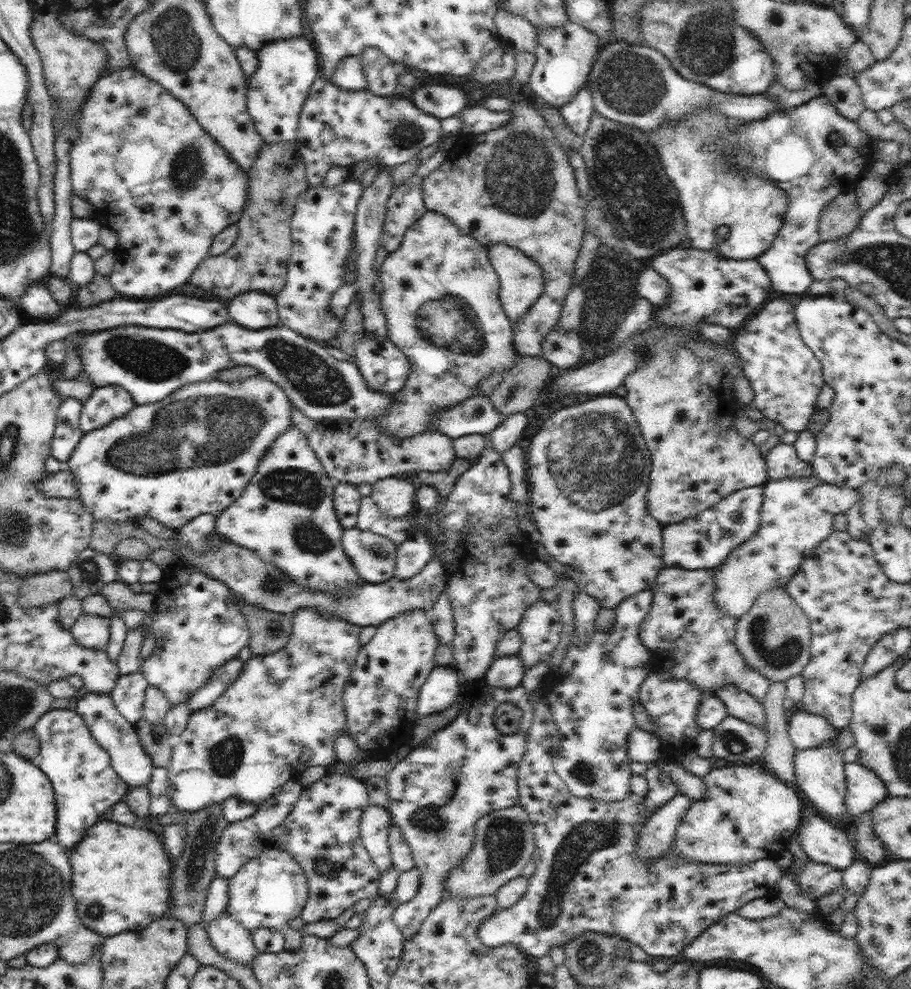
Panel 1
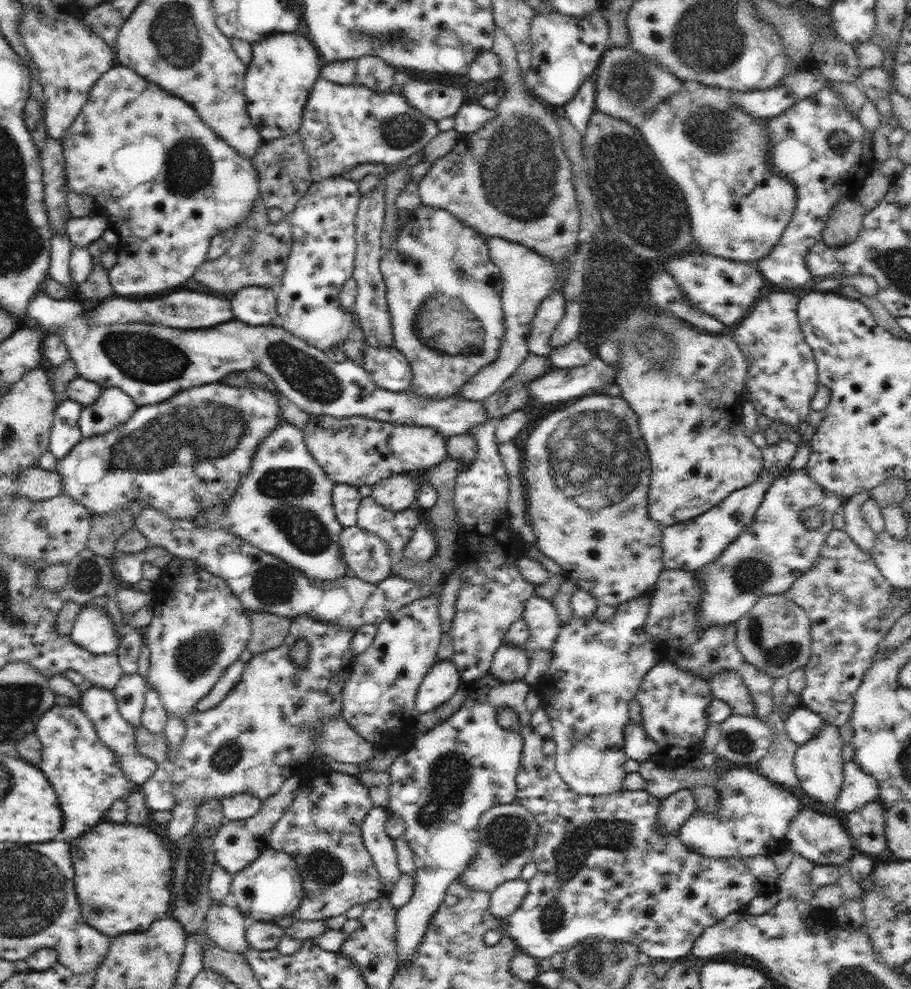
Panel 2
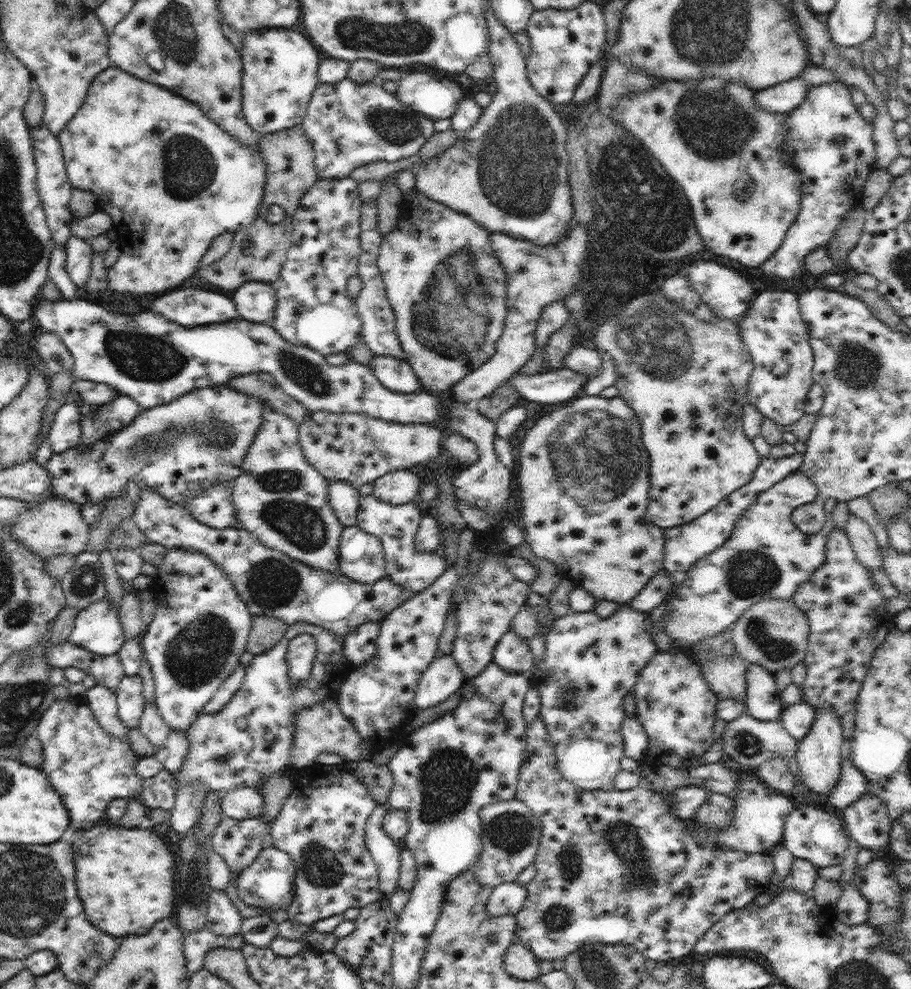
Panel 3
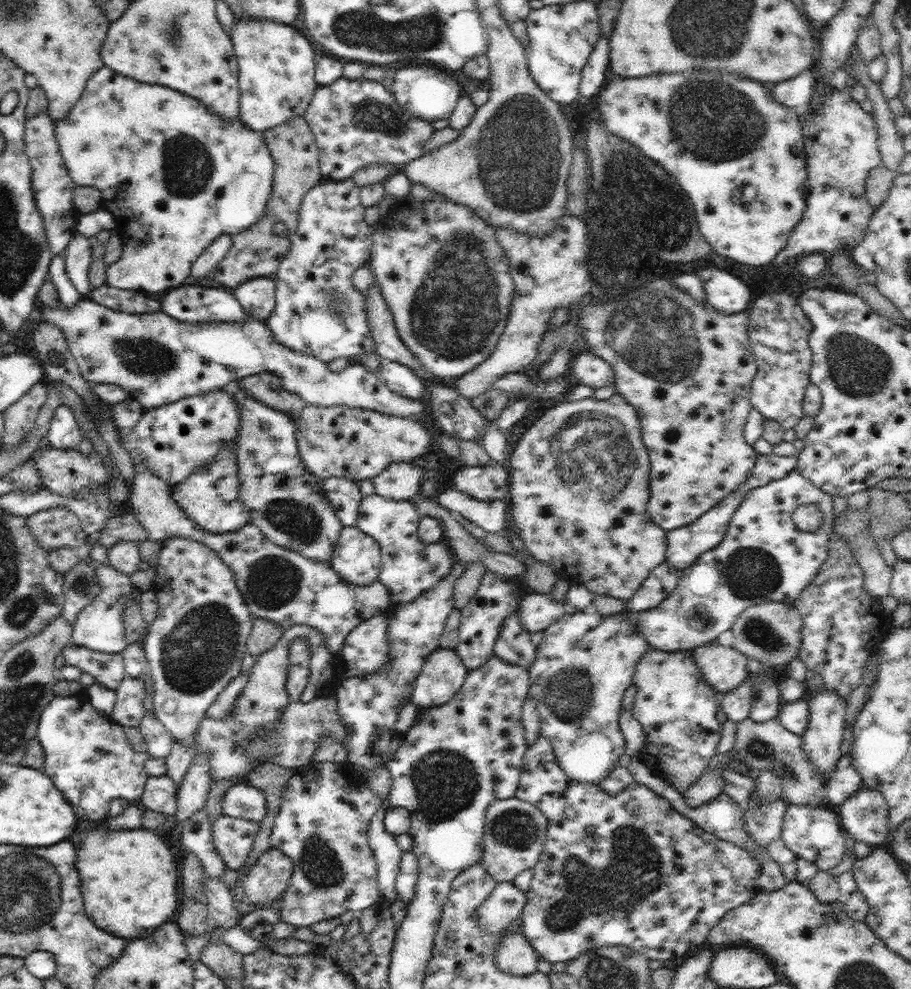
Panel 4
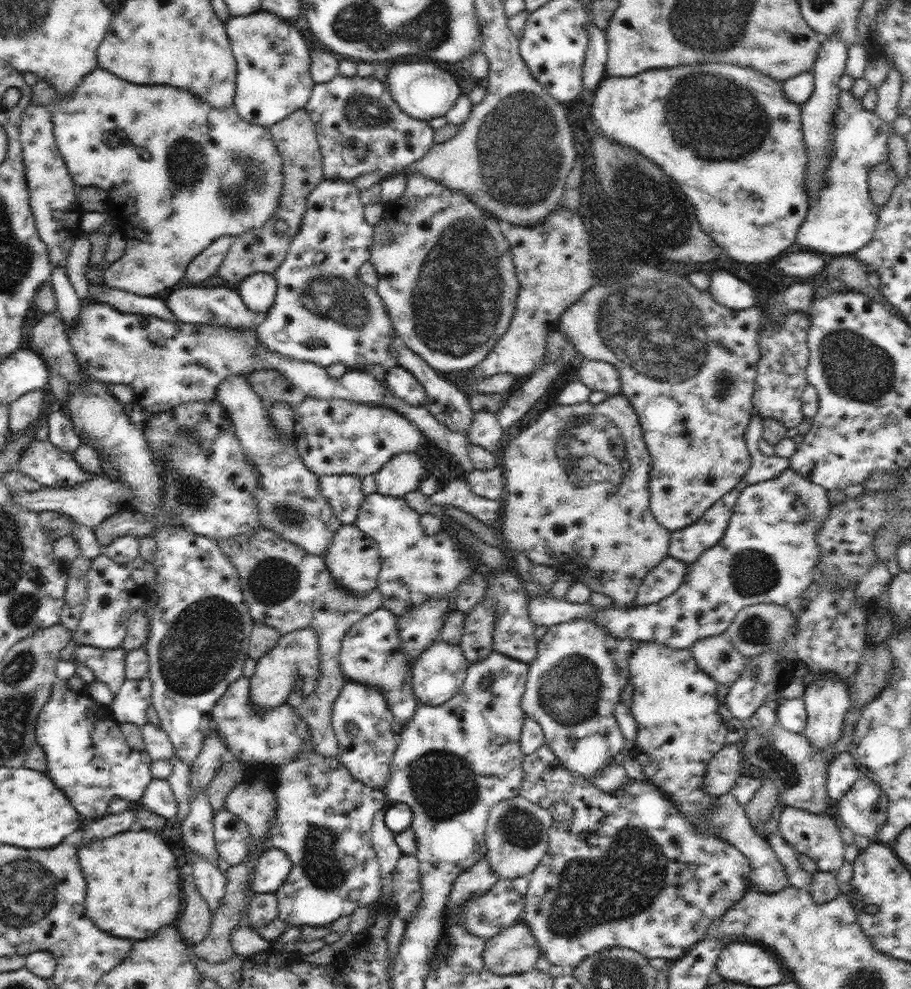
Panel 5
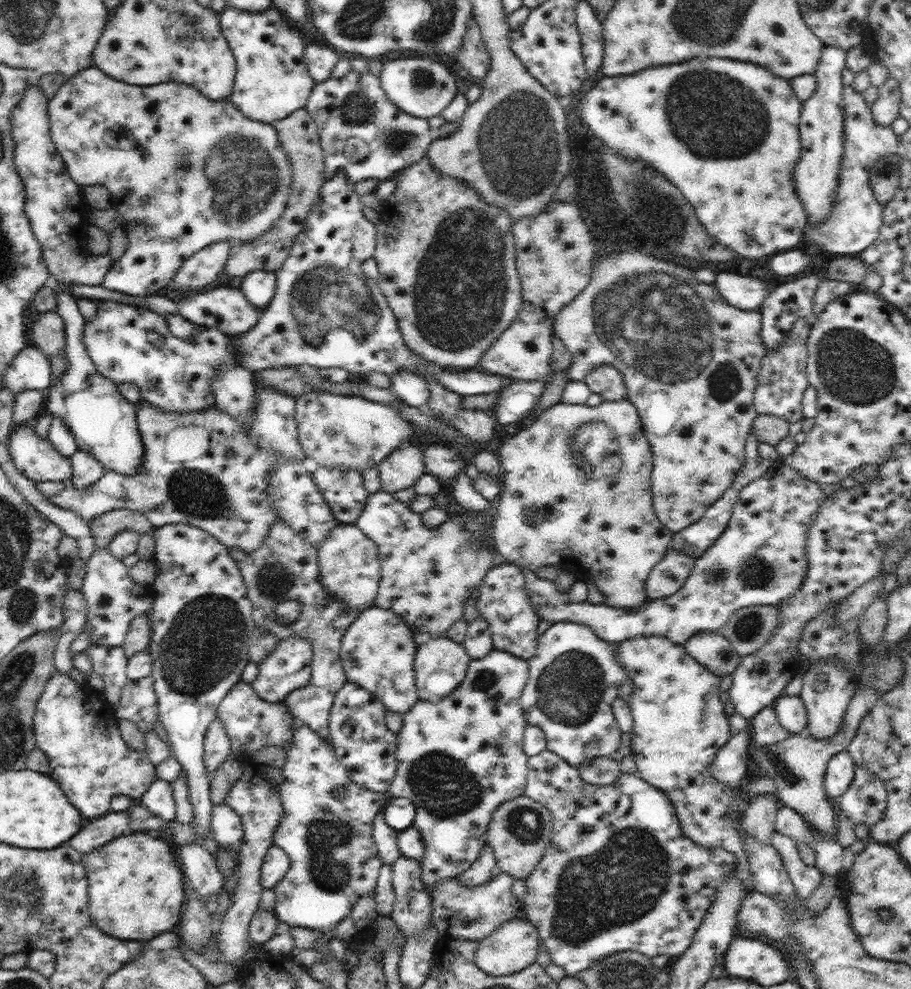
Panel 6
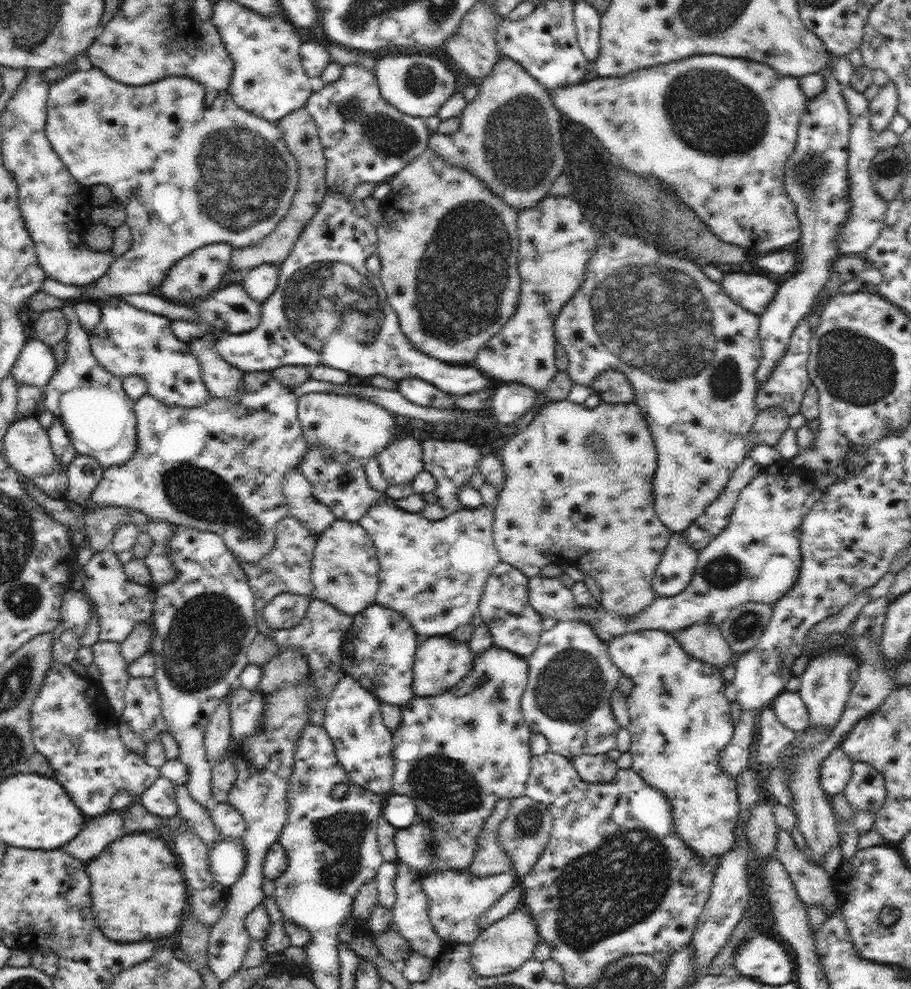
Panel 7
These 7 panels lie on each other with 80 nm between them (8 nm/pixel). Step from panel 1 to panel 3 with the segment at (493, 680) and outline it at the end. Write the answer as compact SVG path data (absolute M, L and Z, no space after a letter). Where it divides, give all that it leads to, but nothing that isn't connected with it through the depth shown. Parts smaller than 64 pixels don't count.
M511 628L505 632L497 644L493 662L506 672L530 674L535 669L535 661L528 647L528 641L518 636Z

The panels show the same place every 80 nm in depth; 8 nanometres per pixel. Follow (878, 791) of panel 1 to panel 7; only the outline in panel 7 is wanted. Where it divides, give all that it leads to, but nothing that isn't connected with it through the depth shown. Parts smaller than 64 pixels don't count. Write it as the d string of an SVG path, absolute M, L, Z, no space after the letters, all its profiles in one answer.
M840 747L830 752L820 767L820 780L825 792L832 796L843 794L852 776L853 763Z

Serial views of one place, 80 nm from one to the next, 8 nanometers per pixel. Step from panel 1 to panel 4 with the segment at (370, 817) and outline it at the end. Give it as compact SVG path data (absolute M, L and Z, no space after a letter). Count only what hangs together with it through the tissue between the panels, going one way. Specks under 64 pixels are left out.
M382 804L374 813L368 827L367 839L377 864L377 883L381 897L392 903L397 898L395 882L403 850L398 846L396 837L385 829L387 811L387 804Z

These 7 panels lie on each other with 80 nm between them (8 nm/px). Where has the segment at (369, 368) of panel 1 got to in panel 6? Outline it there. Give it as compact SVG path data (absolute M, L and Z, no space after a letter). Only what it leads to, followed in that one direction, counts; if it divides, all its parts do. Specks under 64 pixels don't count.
M414 371L395 372L391 376L390 389L407 406L420 407L429 404L429 384Z

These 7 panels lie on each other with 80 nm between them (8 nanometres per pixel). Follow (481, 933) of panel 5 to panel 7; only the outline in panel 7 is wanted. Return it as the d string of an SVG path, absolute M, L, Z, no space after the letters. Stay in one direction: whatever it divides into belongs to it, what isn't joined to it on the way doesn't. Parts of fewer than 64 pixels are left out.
M469 867L458 870L445 870L444 872L438 872L436 874L427 875L422 881L422 888L429 900L429 917L430 917L430 922L432 922L434 931L445 942L460 943L460 944L474 943L474 941L476 941L476 937L480 936L480 924L478 924L478 921L480 921L479 916L481 916L481 914L485 914L485 912L487 910L490 910L490 908L492 908L494 905L499 904L499 900L502 898L502 896L504 896L504 894L506 894L512 887L514 887L518 880L519 879L515 875L514 871L501 872L490 876L474 876L469 871Z

